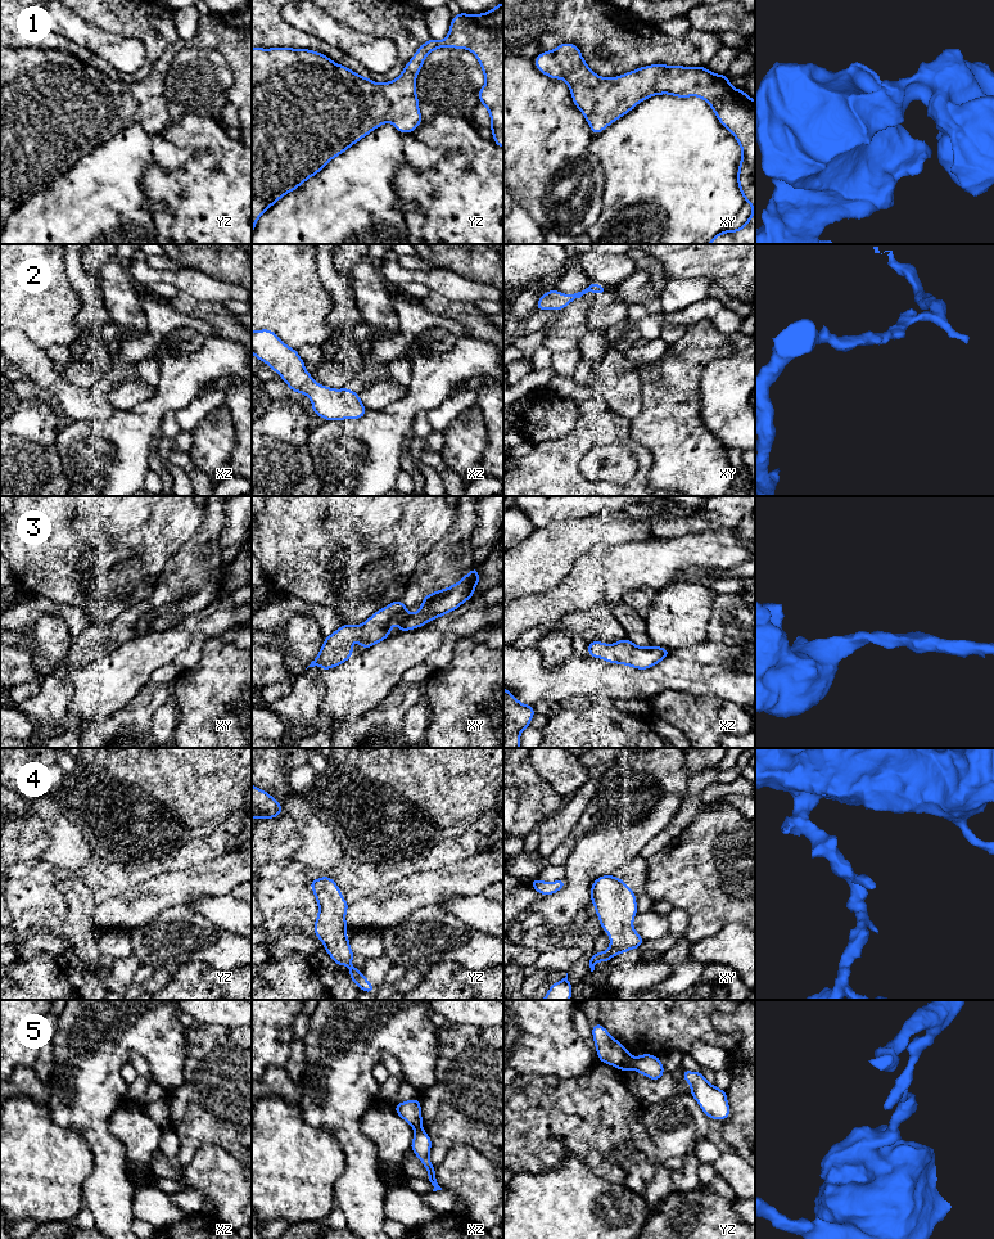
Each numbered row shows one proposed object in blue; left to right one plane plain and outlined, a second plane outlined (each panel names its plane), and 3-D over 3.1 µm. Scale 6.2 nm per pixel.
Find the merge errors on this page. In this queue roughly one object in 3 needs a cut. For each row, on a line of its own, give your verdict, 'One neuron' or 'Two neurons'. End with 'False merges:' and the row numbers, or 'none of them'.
1: One neuron
2: One neuron
3: One neuron
4: One neuron
5: Two neurons
False merges: 5

